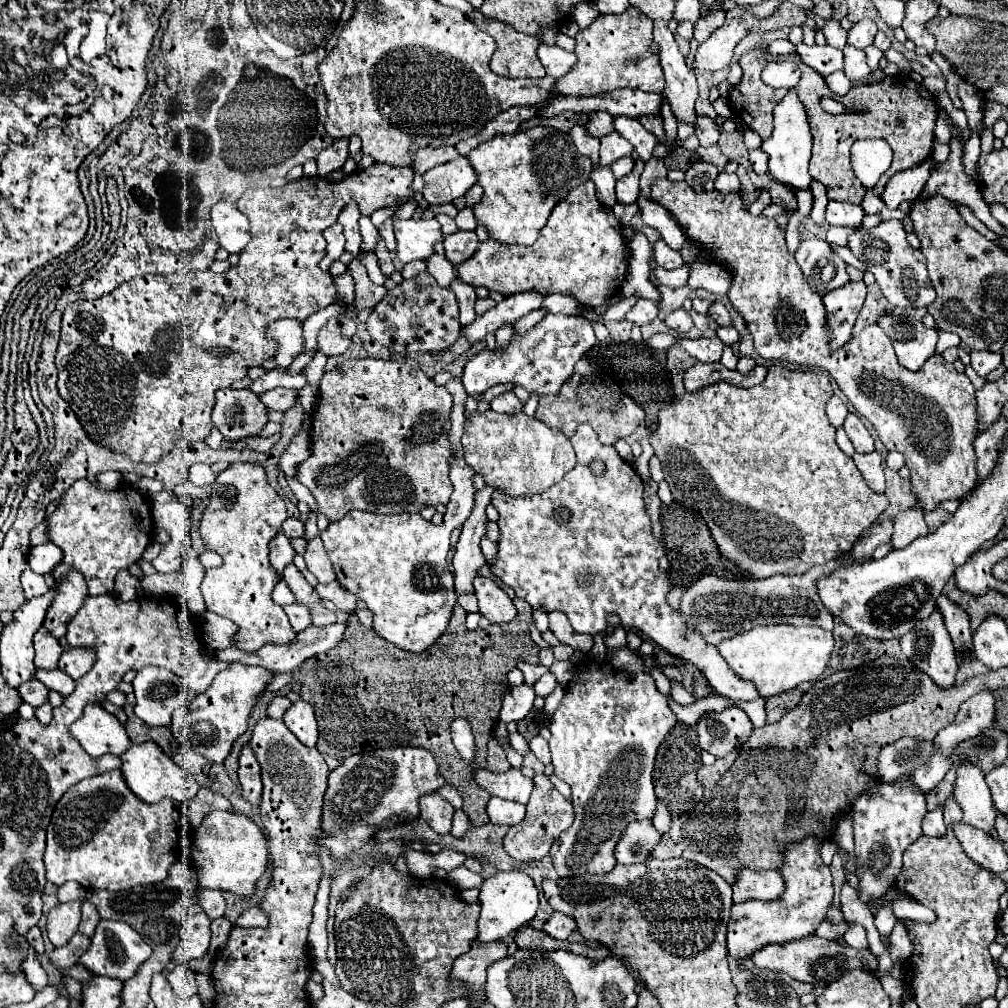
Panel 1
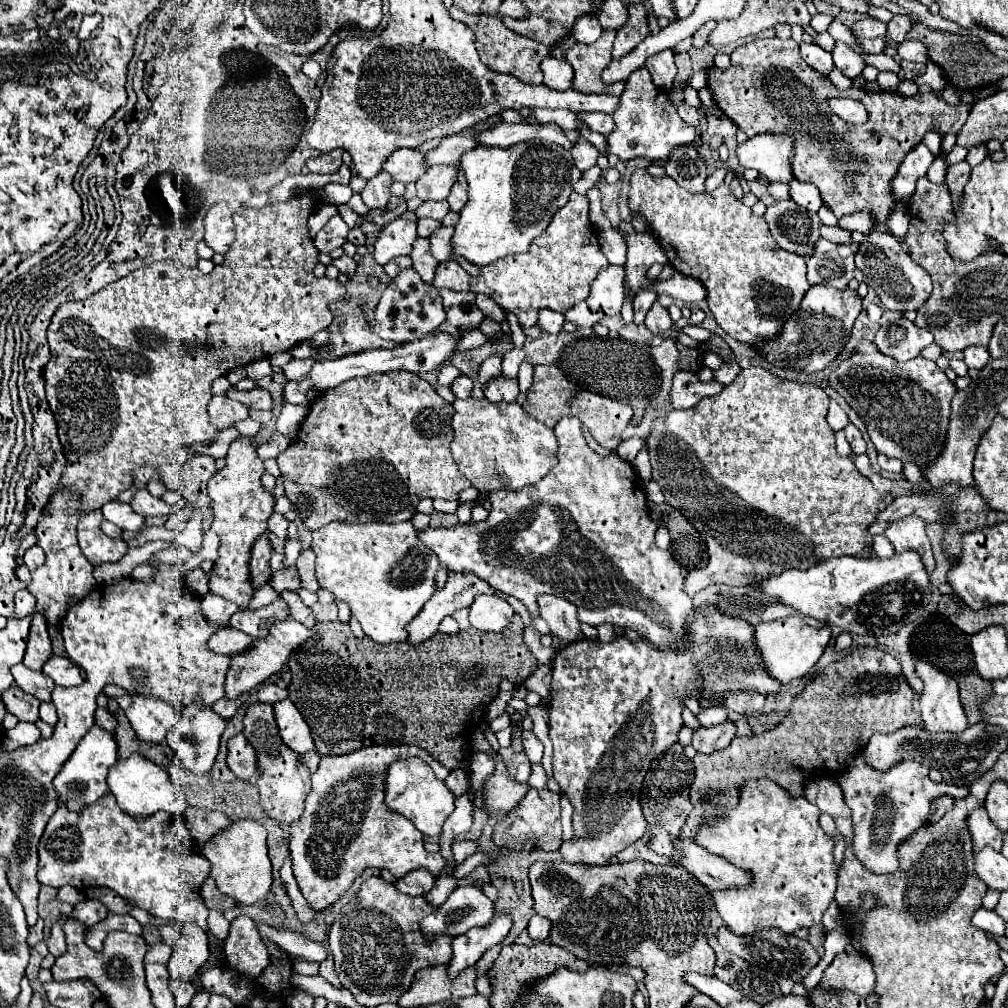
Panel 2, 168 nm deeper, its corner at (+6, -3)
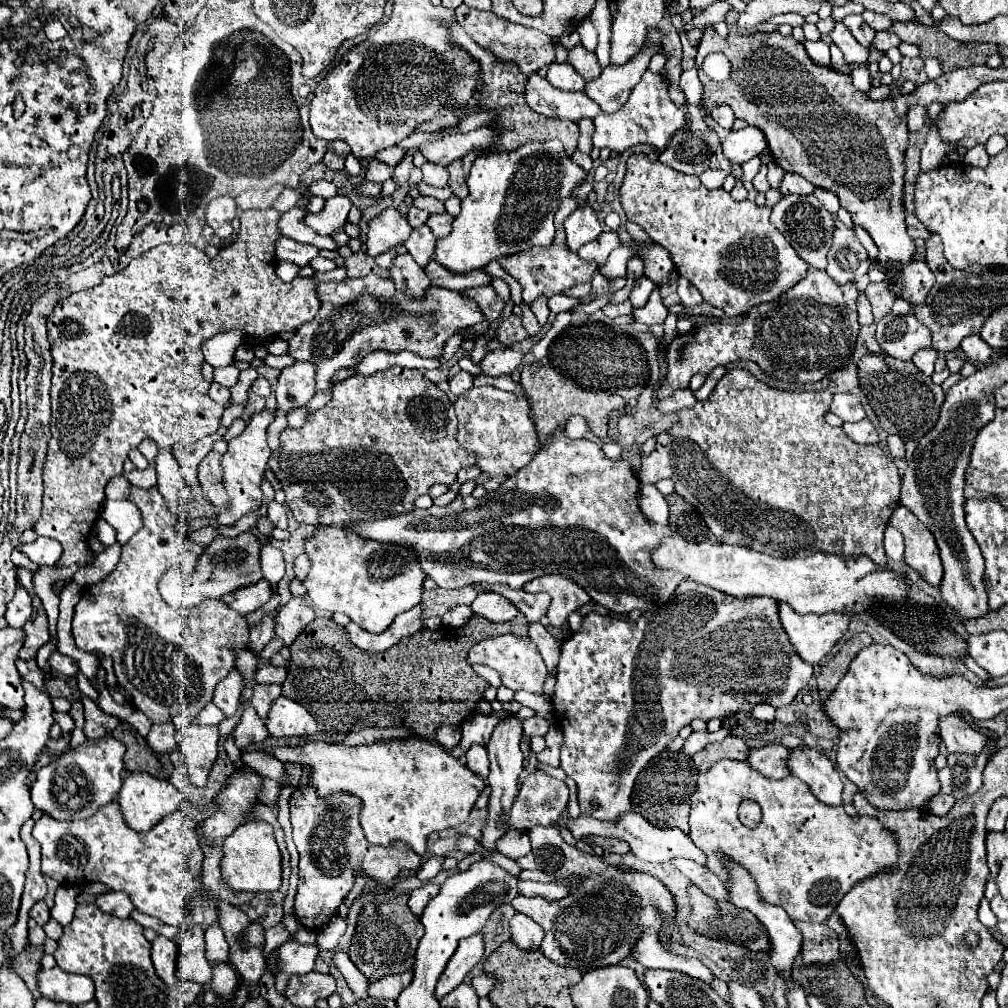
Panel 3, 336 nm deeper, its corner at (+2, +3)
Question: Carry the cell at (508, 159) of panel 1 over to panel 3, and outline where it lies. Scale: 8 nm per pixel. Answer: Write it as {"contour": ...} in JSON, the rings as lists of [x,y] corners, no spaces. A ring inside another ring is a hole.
{"contour":[[[558,140],[548,142],[526,142],[514,152],[492,152],[488,156],[478,156],[472,164],[468,176],[468,196],[462,200],[462,210],[454,218],[452,232],[446,238],[436,240],[434,260],[454,274],[468,274],[472,270],[486,268],[492,260],[502,256],[512,256],[532,246],[552,246],[554,242],[554,214],[562,198],[584,182],[586,172],[572,162],[570,156],[564,156],[564,148]]]}

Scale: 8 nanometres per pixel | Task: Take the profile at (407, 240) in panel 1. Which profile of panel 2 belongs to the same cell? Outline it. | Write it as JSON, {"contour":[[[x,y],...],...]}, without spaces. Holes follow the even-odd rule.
{"contour":[[[396,218],[388,222],[378,234],[372,256],[378,264],[388,264],[392,258],[398,256],[410,256],[416,238],[418,238],[416,222]]]}

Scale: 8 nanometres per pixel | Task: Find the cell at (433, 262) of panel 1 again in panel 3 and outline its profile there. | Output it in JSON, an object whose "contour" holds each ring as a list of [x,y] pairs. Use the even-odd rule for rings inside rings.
{"contour":[[[424,224],[416,230],[412,230],[412,234],[408,236],[408,240],[404,242],[406,250],[414,256],[414,260],[424,268],[424,264],[428,264],[428,260],[432,260],[432,248],[436,244],[436,238],[432,236],[432,230]]]}

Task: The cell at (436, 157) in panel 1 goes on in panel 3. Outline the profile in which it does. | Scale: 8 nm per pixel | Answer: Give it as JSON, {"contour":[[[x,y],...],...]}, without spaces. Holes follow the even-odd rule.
{"contour":[[[390,146],[390,148],[384,148],[384,150],[376,152],[374,158],[380,160],[380,162],[384,162],[384,164],[388,164],[388,166],[398,166],[400,160],[402,160],[402,156],[404,156],[404,150],[400,150],[398,146]]]}

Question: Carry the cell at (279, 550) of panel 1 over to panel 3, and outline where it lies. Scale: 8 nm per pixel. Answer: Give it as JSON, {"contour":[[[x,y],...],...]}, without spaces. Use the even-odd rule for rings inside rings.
{"contour":[[[242,532],[236,538],[216,536],[210,546],[200,554],[194,572],[176,576],[176,566],[168,568],[158,582],[158,592],[162,600],[172,608],[194,608],[206,598],[220,598],[230,594],[232,588],[240,588],[244,584],[252,584],[262,578],[260,572],[260,542],[252,532]]]}

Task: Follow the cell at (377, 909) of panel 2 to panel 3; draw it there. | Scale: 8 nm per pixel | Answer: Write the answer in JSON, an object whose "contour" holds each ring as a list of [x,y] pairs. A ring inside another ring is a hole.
{"contour":[[[408,894],[392,898],[380,906],[366,906],[358,918],[358,928],[350,944],[350,960],[356,968],[368,978],[376,980],[376,976],[384,976],[388,972],[408,972],[414,964],[414,954],[418,942],[422,938],[422,924],[408,910]]]}

